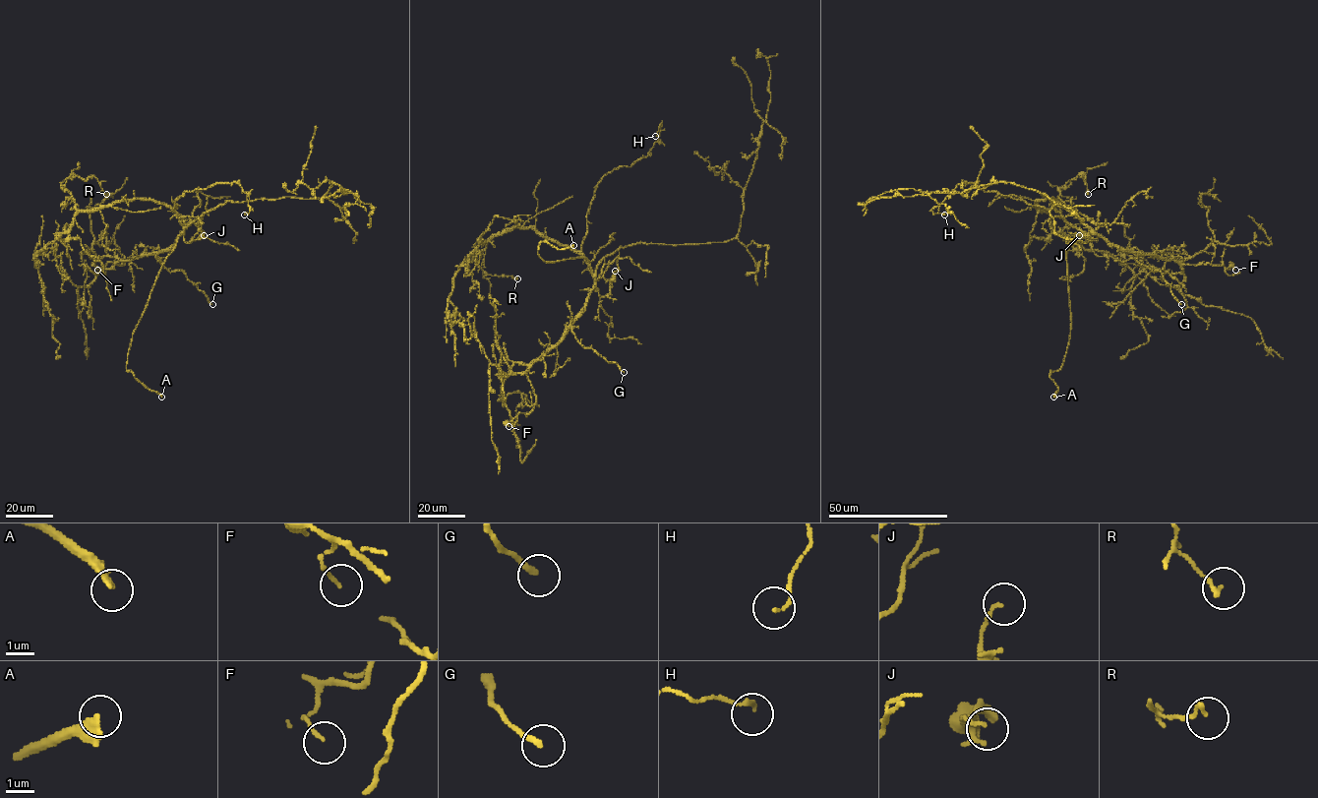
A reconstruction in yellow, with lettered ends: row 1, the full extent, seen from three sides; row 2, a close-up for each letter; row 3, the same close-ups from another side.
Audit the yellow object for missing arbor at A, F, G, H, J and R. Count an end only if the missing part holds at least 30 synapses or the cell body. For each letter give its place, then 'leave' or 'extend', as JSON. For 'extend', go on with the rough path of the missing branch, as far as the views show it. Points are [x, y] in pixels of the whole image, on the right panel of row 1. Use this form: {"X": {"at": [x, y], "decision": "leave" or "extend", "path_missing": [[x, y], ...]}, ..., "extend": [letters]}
{"A": {"at": [1053, 397], "decision": "extend"}, "F": {"at": [1235, 270], "decision": "leave"}, "G": {"at": [1181, 304], "decision": "leave"}, "H": {"at": [944, 214], "decision": "leave"}, "J": {"at": [1079, 235], "decision": "leave"}, "R": {"at": [1088, 194], "decision": "leave"}, "extend": ["A"]}

